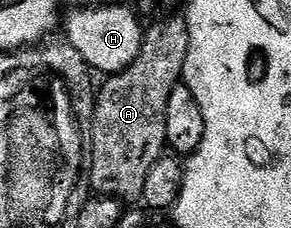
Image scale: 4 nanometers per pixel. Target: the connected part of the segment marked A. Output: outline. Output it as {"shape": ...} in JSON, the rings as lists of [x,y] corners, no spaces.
{"shape":[[[184,16],[165,17],[162,21],[157,21],[153,26],[144,30],[141,38],[141,50],[135,60],[129,64],[126,69],[119,74],[110,76],[109,81],[105,86],[100,86],[99,92],[95,97],[95,104],[93,106],[93,120],[91,122],[91,148],[87,153],[87,185],[93,188],[94,194],[102,197],[116,197],[122,203],[128,203],[142,196],[144,191],[144,184],[147,180],[147,175],[150,174],[151,169],[155,167],[155,163],[166,152],[167,146],[165,144],[165,136],[167,135],[167,99],[171,99],[171,91],[175,91],[175,87],[182,80],[185,71],[185,60],[187,59],[187,51],[189,50],[189,28],[185,22]]]}

